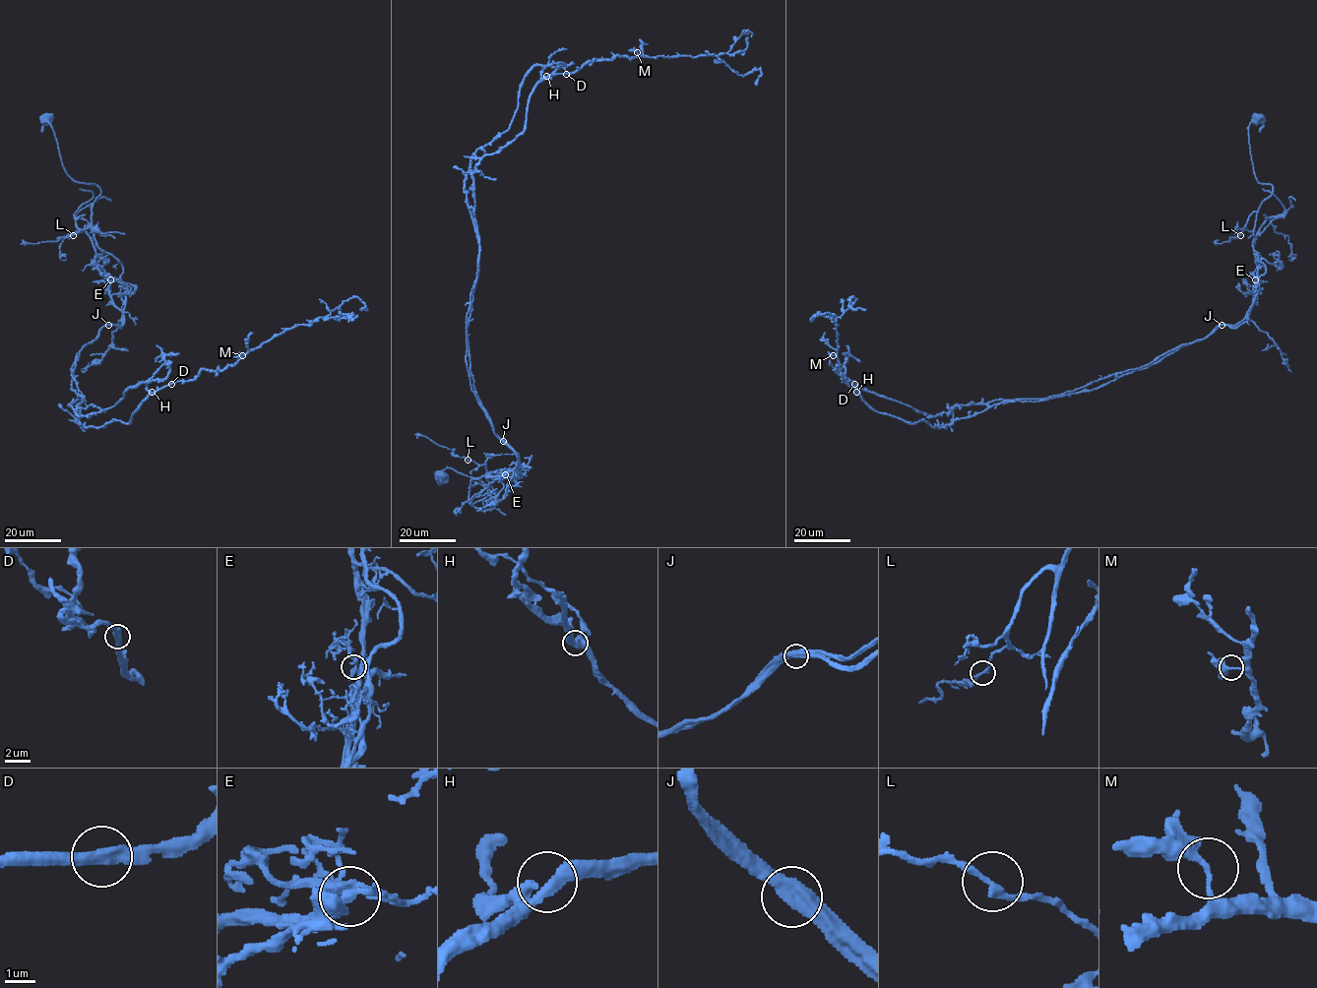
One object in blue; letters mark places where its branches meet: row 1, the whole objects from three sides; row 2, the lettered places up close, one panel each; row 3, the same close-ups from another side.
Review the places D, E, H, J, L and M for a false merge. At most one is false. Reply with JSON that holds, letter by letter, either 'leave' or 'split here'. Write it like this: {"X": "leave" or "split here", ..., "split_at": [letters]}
{"D": "leave", "E": "leave", "H": "leave", "J": "split here", "L": "leave", "M": "leave", "split_at": ["J"]}

